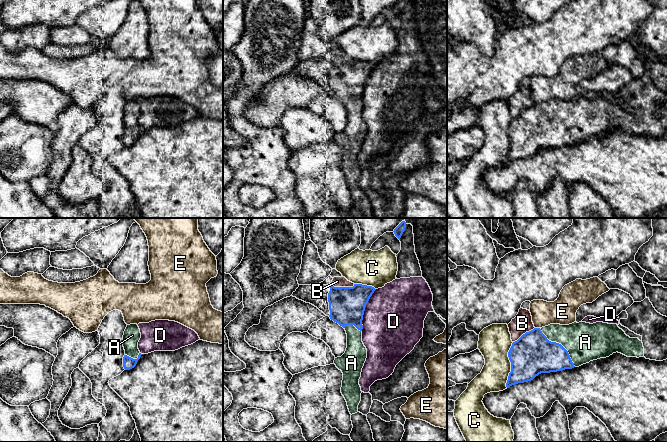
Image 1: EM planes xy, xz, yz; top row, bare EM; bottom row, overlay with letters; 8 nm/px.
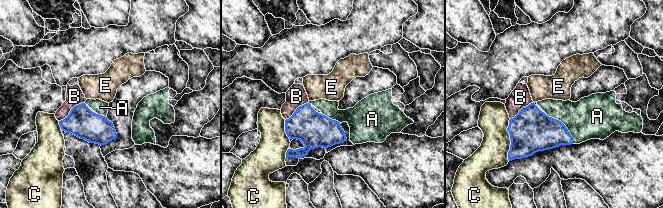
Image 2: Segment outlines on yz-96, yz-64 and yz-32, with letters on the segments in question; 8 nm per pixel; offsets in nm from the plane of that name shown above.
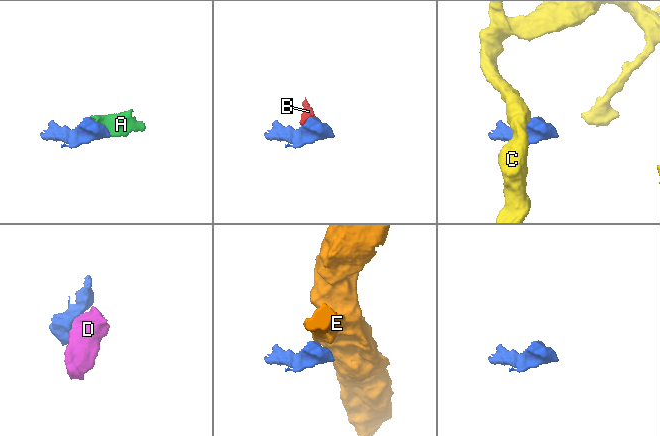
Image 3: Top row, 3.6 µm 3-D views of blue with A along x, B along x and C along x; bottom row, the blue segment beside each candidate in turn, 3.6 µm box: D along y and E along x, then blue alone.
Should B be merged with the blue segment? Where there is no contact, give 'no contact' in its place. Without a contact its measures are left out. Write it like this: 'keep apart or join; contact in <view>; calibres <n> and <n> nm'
keep apart; contact in xz; calibres 280 and 80 nm

